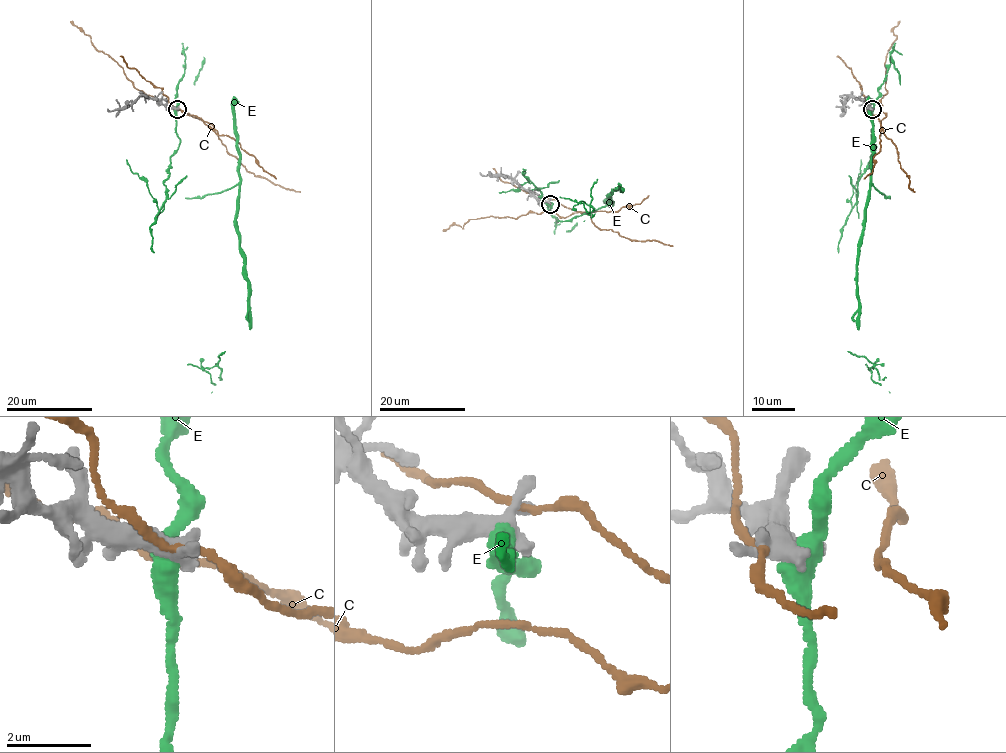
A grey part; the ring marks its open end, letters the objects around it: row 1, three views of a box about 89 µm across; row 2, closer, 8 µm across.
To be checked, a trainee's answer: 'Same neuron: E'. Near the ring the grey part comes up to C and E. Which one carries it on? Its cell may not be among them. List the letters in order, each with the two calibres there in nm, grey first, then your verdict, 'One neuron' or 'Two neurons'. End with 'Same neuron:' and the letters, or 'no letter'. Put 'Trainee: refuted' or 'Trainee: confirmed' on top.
Trainee: refuted
C: Thickness 320 nm (grey) against 150 nm. Two neurons
E: Thickness 440 nm (grey) against 460 nm. Two neurons
Same neuron: no letter

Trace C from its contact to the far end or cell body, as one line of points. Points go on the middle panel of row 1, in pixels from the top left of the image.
C: (549, 199), (575, 211), (563, 218), (546, 211), (490, 216), (442, 231)

